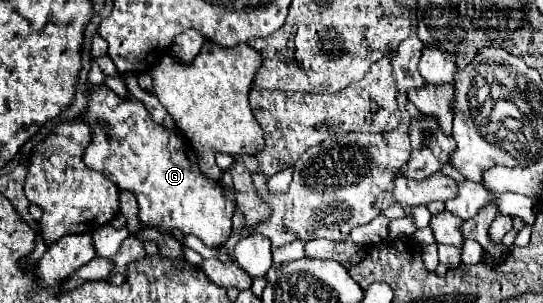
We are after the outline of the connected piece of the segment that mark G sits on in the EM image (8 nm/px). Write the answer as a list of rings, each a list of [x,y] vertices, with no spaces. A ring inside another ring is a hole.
[[[105,86],[93,88],[85,120],[93,130],[93,144],[83,156],[85,164],[113,180],[119,190],[135,194],[141,226],[159,232],[181,230],[183,234],[195,234],[209,248],[221,246],[231,236],[235,192],[203,176],[193,148],[189,144],[185,148],[181,136],[155,124],[139,100],[121,100]]]

